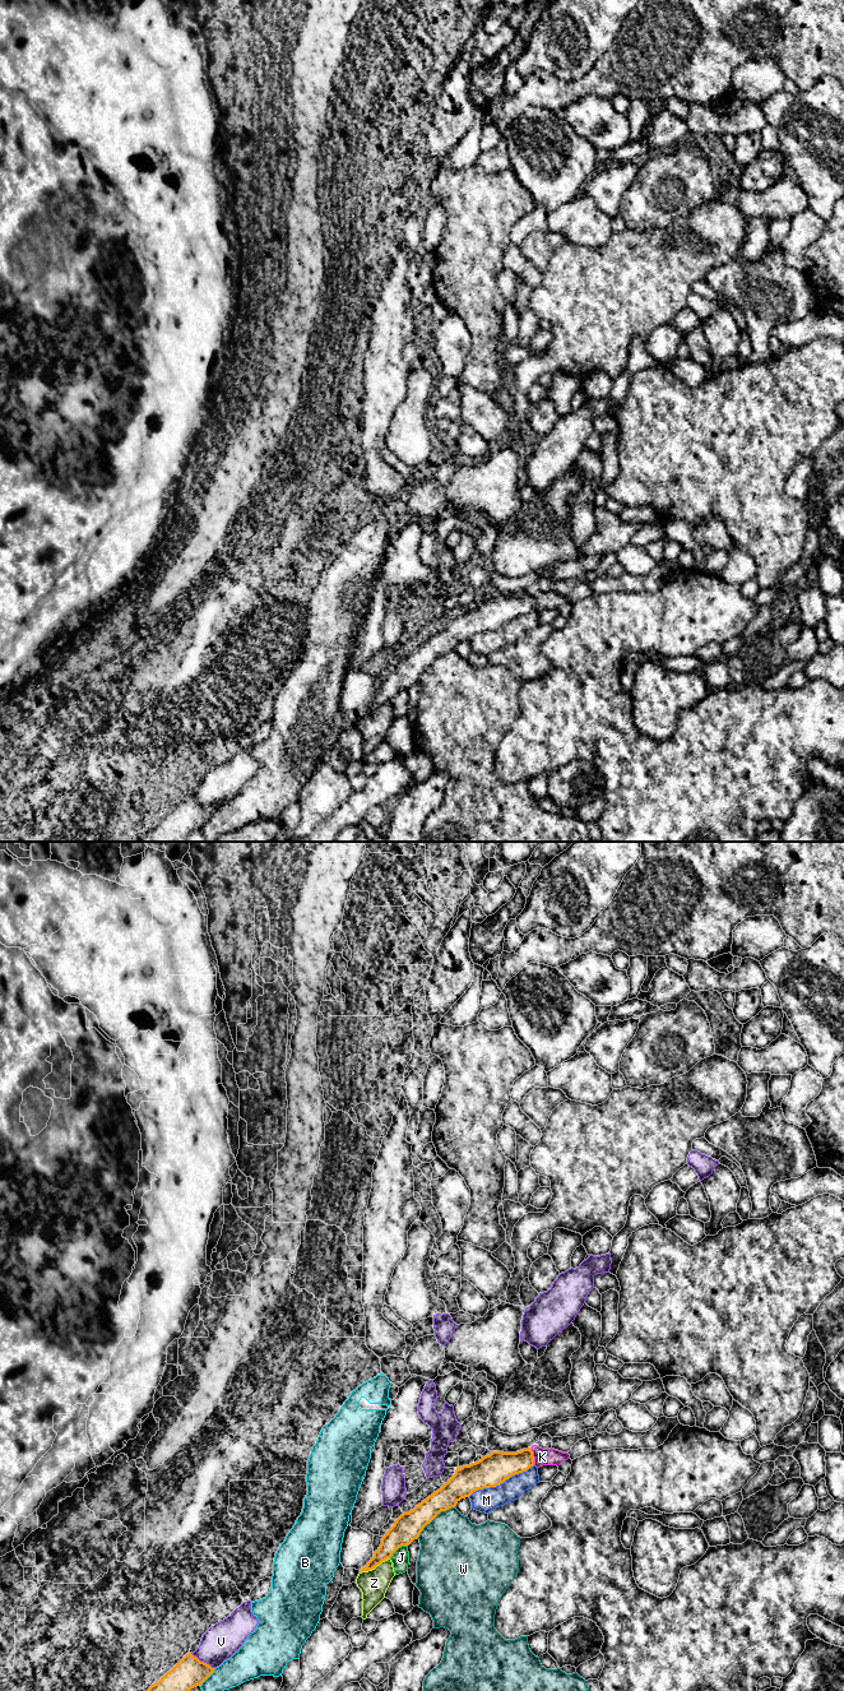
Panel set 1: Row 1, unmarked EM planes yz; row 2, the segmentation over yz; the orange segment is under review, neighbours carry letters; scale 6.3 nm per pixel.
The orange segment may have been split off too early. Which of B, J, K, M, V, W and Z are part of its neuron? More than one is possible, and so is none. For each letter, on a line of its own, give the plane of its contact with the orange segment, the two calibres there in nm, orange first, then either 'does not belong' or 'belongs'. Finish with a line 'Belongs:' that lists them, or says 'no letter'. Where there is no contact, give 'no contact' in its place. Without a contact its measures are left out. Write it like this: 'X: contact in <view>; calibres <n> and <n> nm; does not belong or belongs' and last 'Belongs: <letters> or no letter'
B: contact in yz; calibres 190 and 200 nm; does not belong
J: contact in yz; calibres 170 and 110 nm; does not belong
K: contact in yz; calibres 200 and 110 nm; belongs
M: contact in yz; calibres 200 and 150 nm; does not belong
V: contact in yz; calibres 190 and 220 nm; does not belong
W: contact in yz; calibres 170 and 420 nm; does not belong
Z: contact in yz; calibres 140 and 180 nm; does not belong
Belongs: K

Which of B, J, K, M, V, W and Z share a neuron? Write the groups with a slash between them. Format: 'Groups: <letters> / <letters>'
Groups: B / J / K / M / V / W / Z

